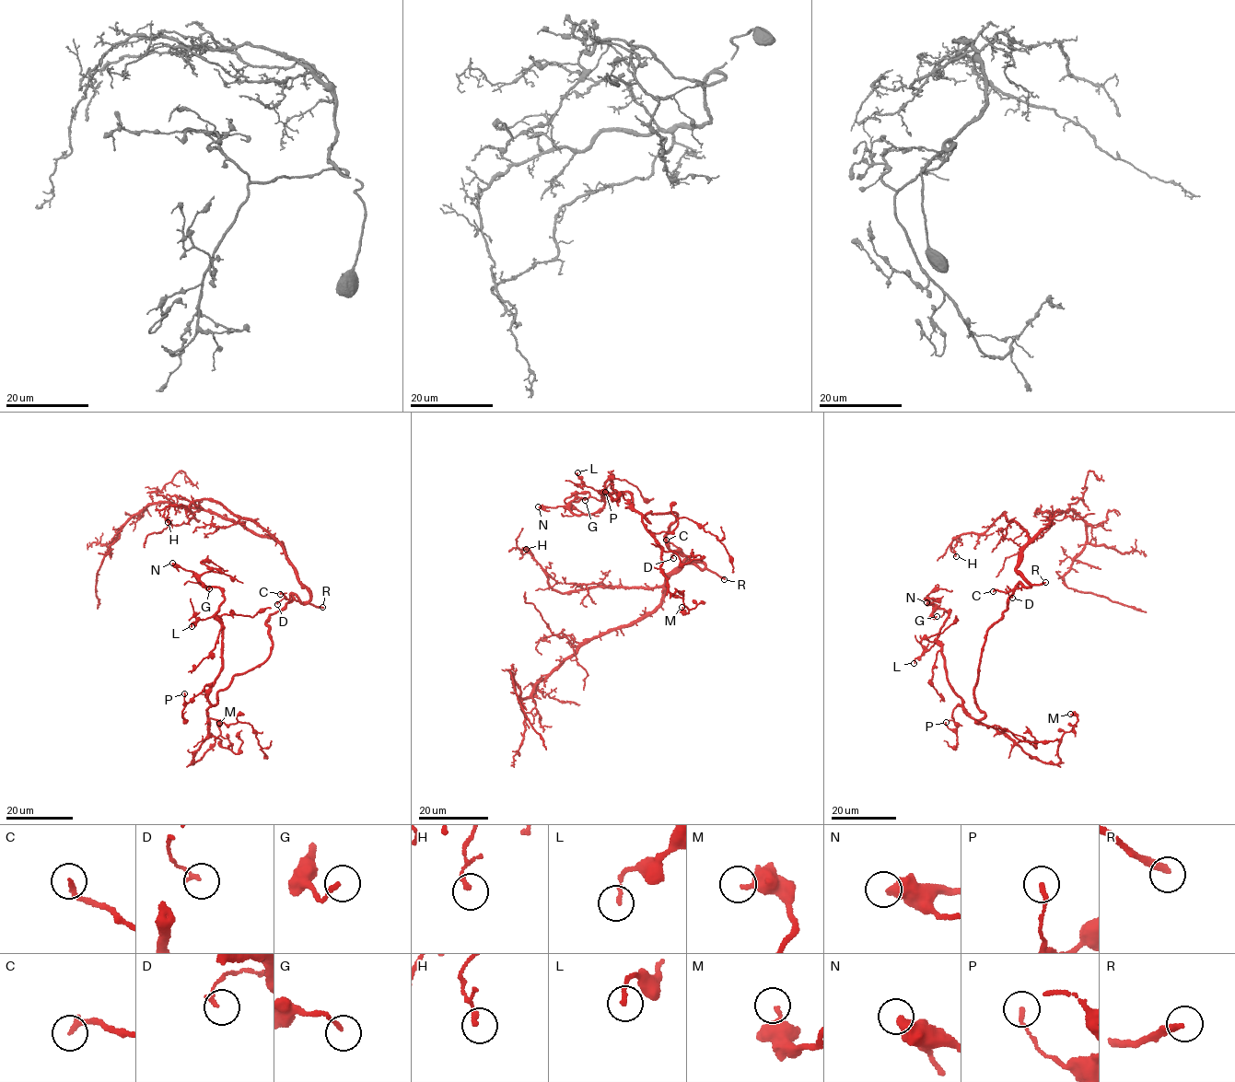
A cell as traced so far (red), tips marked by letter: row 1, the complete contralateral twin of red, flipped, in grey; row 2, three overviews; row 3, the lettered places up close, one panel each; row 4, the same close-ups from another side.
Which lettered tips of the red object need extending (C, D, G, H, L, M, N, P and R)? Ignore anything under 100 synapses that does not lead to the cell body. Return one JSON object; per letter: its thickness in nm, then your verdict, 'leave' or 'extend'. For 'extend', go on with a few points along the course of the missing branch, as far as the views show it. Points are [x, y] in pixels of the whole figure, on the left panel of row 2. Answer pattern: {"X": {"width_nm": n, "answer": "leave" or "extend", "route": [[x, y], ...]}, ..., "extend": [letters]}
{"C": {"width_nm": 220, "answer": "leave"}, "D": {"width_nm": 150, "answer": "leave"}, "G": {"width_nm": 150, "answer": "leave"}, "H": {"width_nm": 190, "answer": "leave"}, "L": {"width_nm": 150, "answer": "leave"}, "M": {"width_nm": 300, "answer": "leave"}, "N": {"width_nm": 500, "answer": "leave"}, "P": {"width_nm": 170, "answer": "leave"}, "R": {"width_nm": 280, "answer": "extend"}, "extend": ["R"]}

